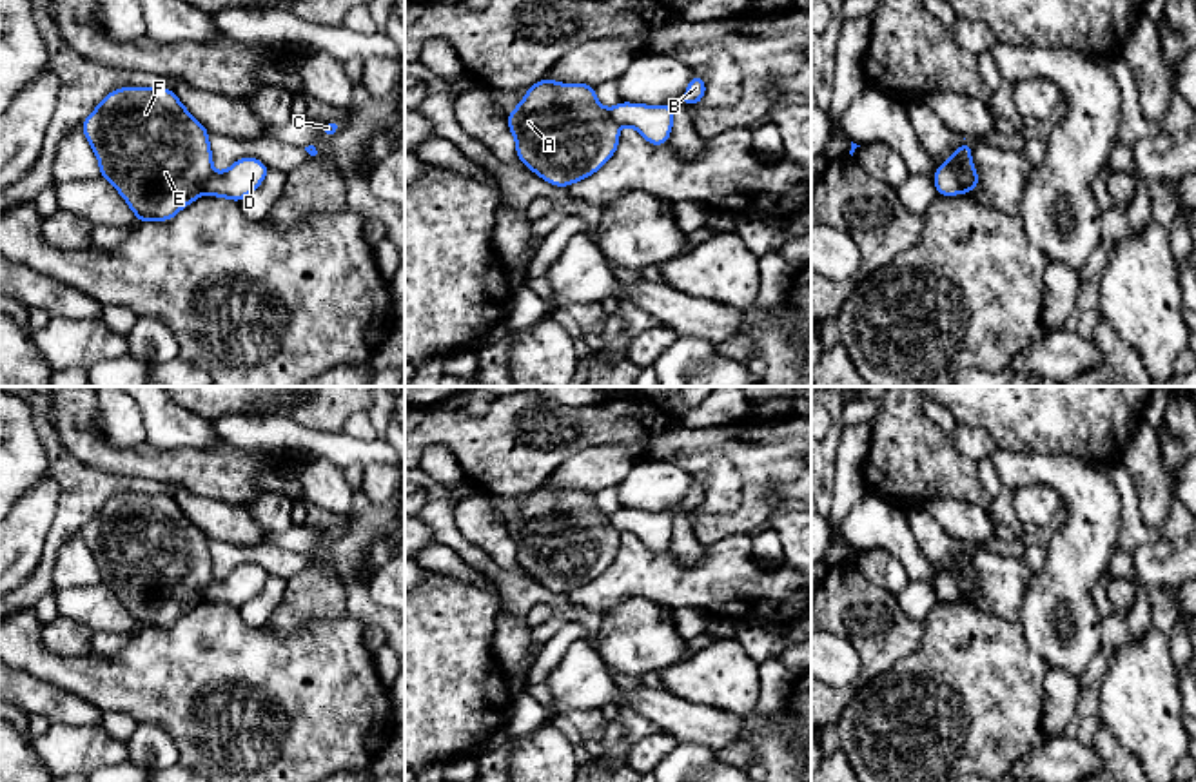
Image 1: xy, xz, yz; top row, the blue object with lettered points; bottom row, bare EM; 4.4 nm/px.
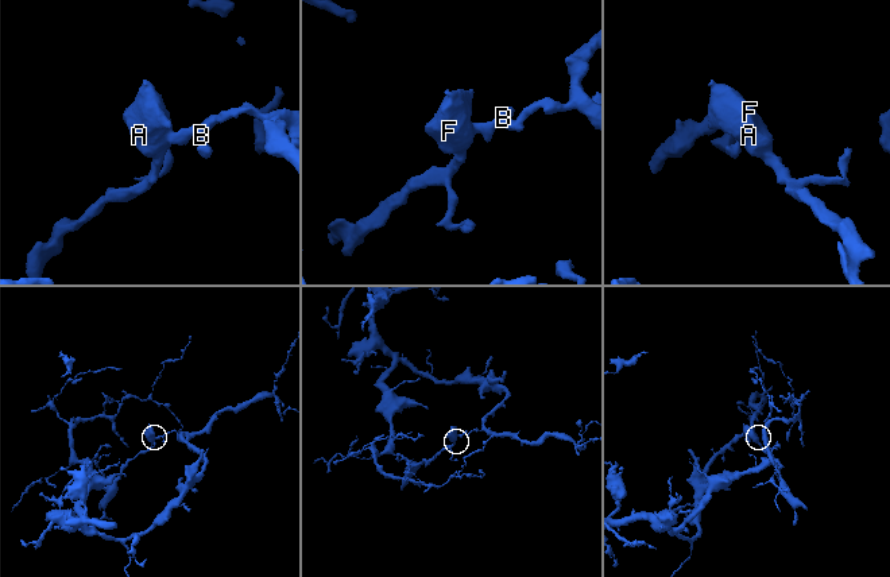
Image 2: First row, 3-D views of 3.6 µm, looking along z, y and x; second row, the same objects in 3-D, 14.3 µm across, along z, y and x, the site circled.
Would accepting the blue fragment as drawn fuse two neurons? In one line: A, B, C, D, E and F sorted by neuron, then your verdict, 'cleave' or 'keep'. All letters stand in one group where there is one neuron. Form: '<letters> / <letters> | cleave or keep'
A E F / B C D | cleave

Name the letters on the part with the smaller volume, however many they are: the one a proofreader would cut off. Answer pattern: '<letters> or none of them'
A, E, F

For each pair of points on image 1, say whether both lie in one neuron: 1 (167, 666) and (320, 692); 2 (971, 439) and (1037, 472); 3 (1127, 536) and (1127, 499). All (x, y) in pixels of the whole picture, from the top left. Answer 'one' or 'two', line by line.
1: one
2: two
3: one

